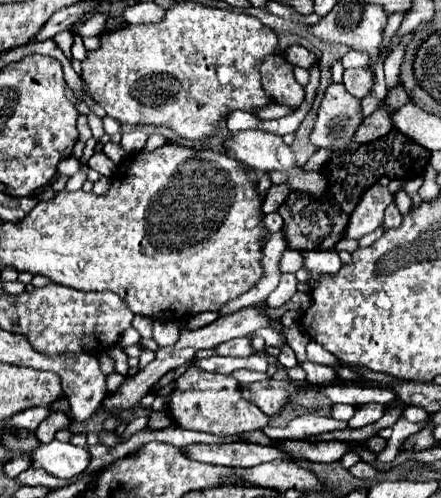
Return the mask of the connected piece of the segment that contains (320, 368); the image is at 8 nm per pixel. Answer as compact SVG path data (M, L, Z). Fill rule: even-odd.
M309 360L303 362L301 366L303 366L303 370L305 370L305 374L307 374L307 380L309 380L311 384L333 384L335 380L341 382L341 378L337 376L337 372L335 372L333 368L329 368L329 366L313 364L313 362L309 362Z

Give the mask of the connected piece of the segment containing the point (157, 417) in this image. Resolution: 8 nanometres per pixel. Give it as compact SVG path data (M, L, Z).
M151 412L149 416L149 426L153 430L161 430L161 428L169 428L173 422L173 416L169 412Z

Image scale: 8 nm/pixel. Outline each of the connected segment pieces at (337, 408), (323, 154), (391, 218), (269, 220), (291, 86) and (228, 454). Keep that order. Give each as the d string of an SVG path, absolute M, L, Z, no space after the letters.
M333 404L333 408L331 408L331 416L337 420L347 422L353 414L355 414L355 406L351 406L351 404Z
M317 150L317 152L307 160L307 164L305 164L303 168L305 168L305 170L321 170L323 164L331 158L333 152L335 152L335 150Z
M391 203L386 209L384 214L384 221L382 226L385 230L393 227L399 227L402 223L402 215L398 211L395 203Z
M277 212L265 214L263 222L265 222L265 228L267 228L271 234L273 234L273 232L279 232L279 230L281 230L281 226L283 226L283 218L281 218Z
M265 58L259 64L263 76L263 88L267 96L277 104L287 104L291 108L299 108L305 98L303 86L293 78L293 66L285 58Z
M251 442L193 444L193 446L185 446L185 454L199 462L244 468L273 460L273 458L287 458L287 454L277 448L251 444Z

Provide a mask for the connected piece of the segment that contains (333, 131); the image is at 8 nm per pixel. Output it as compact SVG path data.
M331 84L321 100L311 142L317 148L345 148L359 124L359 100L343 84Z

